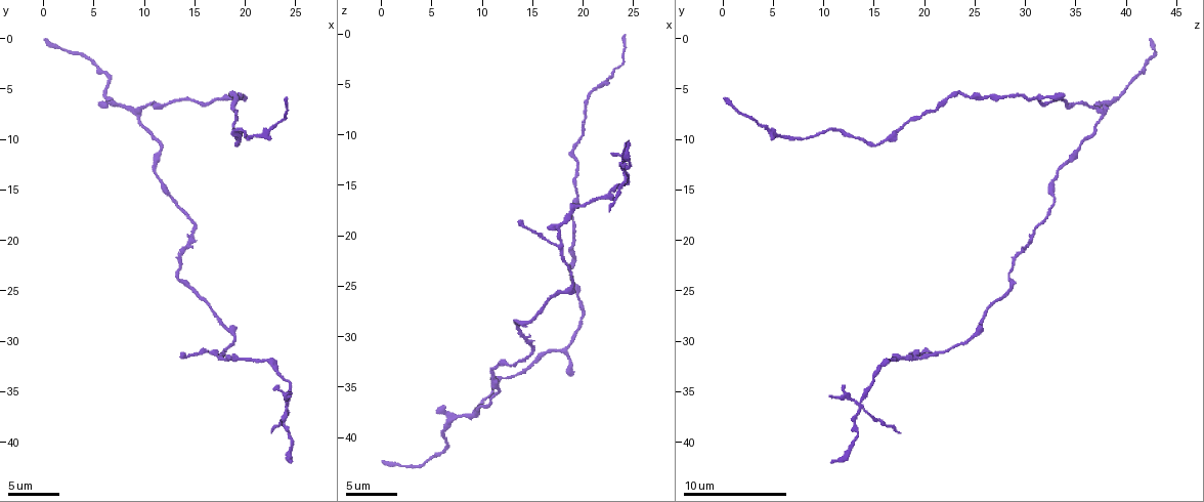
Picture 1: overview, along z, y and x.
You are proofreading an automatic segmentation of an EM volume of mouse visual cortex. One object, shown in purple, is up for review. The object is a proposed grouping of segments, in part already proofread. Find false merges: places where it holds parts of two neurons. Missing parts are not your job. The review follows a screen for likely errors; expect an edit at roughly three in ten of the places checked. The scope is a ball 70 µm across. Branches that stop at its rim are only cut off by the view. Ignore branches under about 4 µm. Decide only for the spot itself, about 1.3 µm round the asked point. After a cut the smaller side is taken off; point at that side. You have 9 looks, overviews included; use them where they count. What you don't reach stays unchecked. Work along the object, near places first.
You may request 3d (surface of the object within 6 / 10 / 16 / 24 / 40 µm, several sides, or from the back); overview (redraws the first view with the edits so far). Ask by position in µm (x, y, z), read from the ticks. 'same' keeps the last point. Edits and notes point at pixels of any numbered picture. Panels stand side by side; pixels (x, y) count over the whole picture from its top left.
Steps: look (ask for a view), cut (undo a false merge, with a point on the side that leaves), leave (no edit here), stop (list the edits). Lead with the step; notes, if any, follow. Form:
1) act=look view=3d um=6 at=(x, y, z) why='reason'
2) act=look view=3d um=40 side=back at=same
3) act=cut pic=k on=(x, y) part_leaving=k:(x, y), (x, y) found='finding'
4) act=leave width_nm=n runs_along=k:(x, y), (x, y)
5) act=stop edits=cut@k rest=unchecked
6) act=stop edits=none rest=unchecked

act=look view=3d um=10 at=(24.2, 36.4, 13.6) why='four or more arms meet'

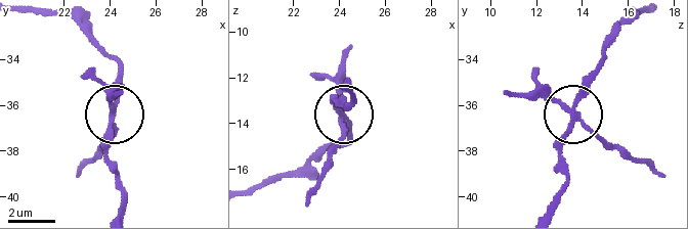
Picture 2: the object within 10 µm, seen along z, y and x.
act=cut pic=2 on=(545, 94) width_nm=200 part_leaving=2:(574, 112), (664, 176) found='two neurons meet here'

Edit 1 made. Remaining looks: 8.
act=look view=3d um=10 at=(18.8, 29.8, 24.8) why='thick turns thin'

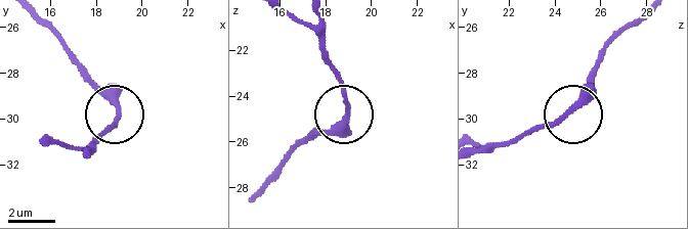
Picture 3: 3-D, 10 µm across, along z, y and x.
act=leave runs_along=3:(253, 191), (304, 140), (345, 115), (326, 52) found='one neuron here'

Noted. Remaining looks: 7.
act=look view=3d um=10 at=(17.6, 31.2, 21.0) why='branch point'

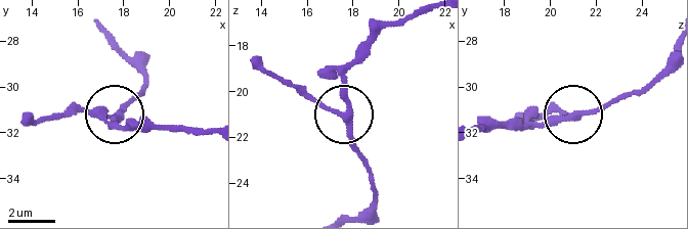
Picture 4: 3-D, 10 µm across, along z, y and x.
act=leave side_arm_um=5 arms=3 found='all the same neuron'

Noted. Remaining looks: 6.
act=look view=3d um=10 at=(9.2, 7.2, 37.2) why='two arms at a narrow angle'

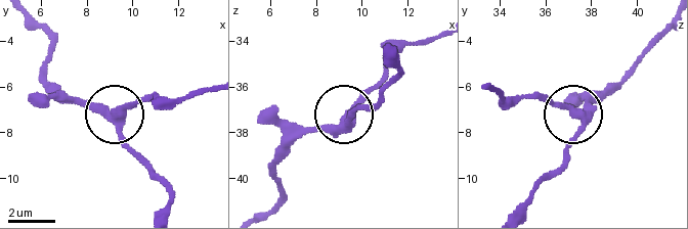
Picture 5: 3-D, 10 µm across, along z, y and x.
act=leave runs_along=5:(149, 170), (115, 116), (79, 101), (57, 101) found='all the same neuron'

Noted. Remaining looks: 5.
act=look view=3d um=16 at=(13.6, 23.8, 28.6) why='sudden change in width'

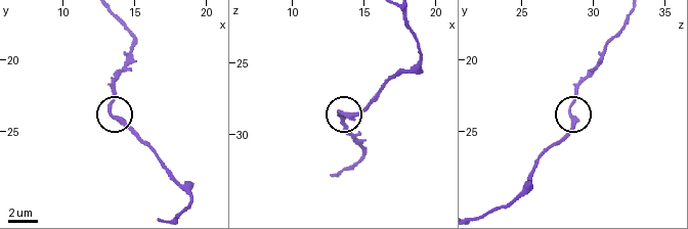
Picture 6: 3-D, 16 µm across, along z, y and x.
act=leave runs_along=6:(114, 18), (132, 48), (112, 110), (138, 139) found='continuous, no second neuron'

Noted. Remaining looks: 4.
act=stop edits=cut@2 rest=unchecked

